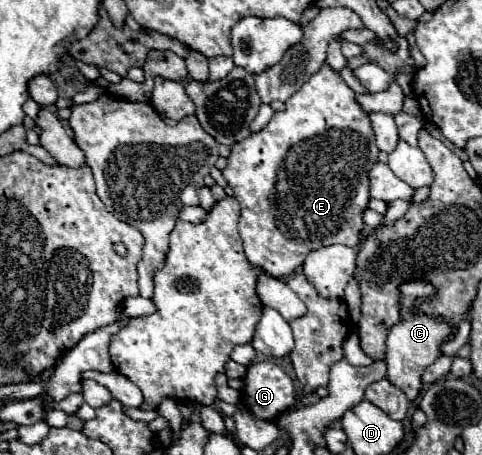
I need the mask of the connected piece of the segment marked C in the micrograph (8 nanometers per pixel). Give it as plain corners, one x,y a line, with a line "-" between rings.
411,279
399,285
399,313
401,321
393,325
387,333
387,377
393,385
397,385
409,401
413,401
419,395
421,389
421,371
431,365
437,357
441,357
441,347
447,343
447,339
455,333
455,327
451,321
443,319
441,315
423,313
419,309
419,301
433,301
437,299
437,289
423,279

